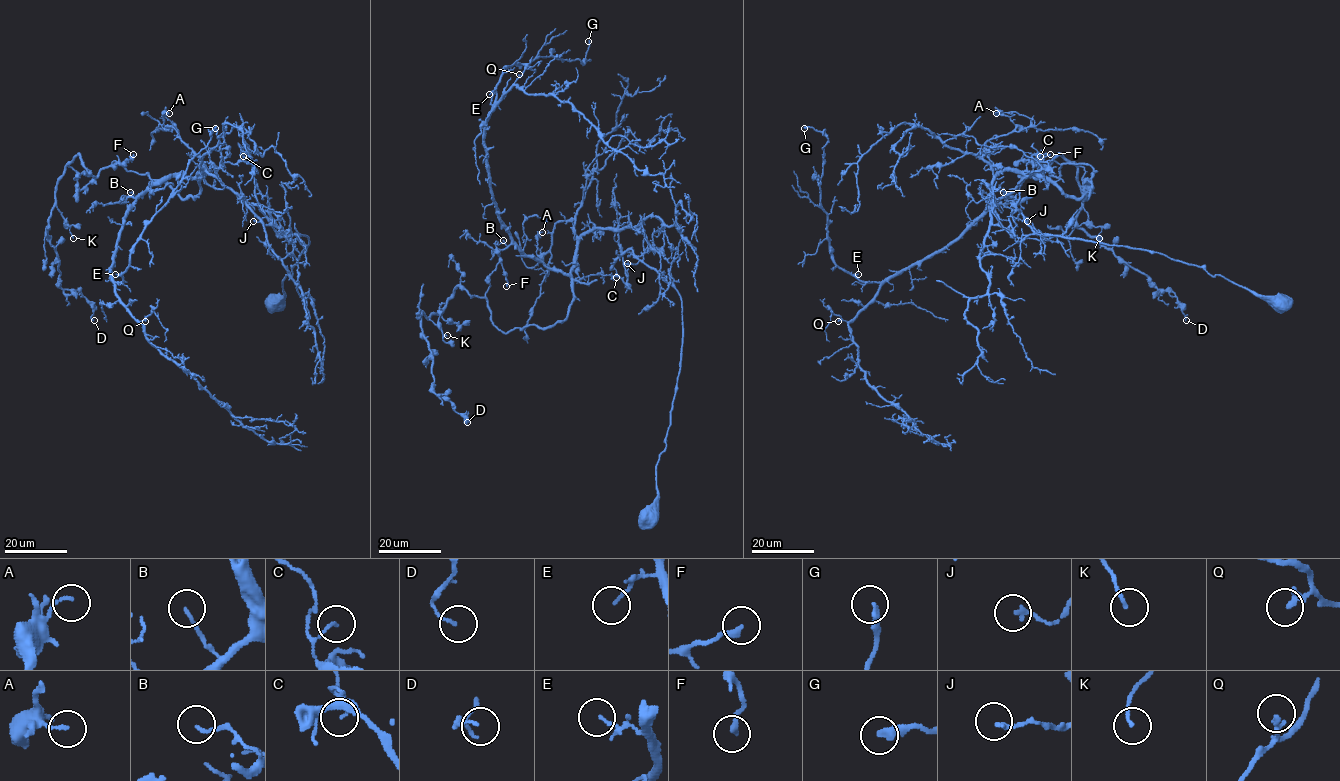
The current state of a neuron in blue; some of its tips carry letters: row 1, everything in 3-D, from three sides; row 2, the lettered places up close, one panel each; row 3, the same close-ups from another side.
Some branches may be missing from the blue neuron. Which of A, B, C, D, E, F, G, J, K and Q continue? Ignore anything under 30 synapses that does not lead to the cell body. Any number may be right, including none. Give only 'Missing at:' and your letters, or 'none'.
Missing at: none

